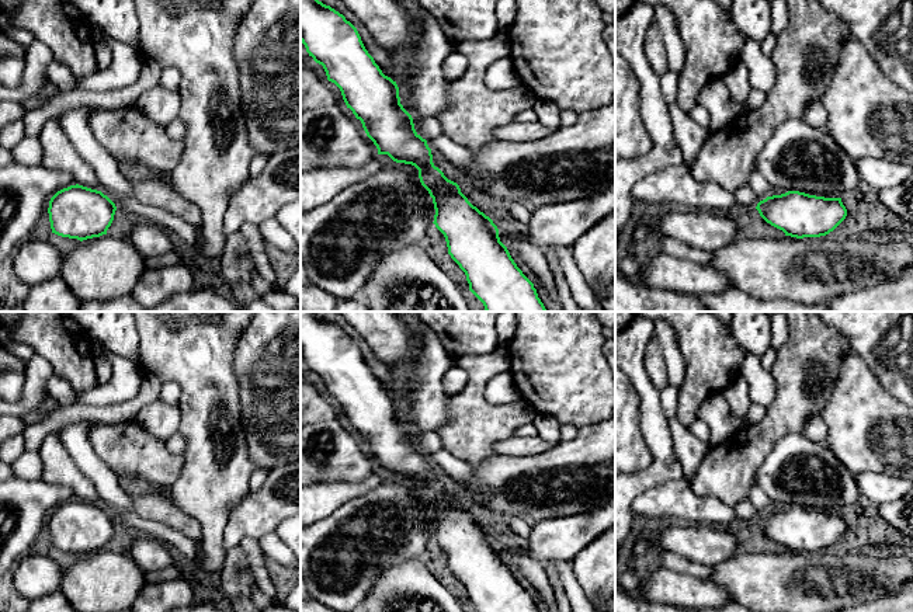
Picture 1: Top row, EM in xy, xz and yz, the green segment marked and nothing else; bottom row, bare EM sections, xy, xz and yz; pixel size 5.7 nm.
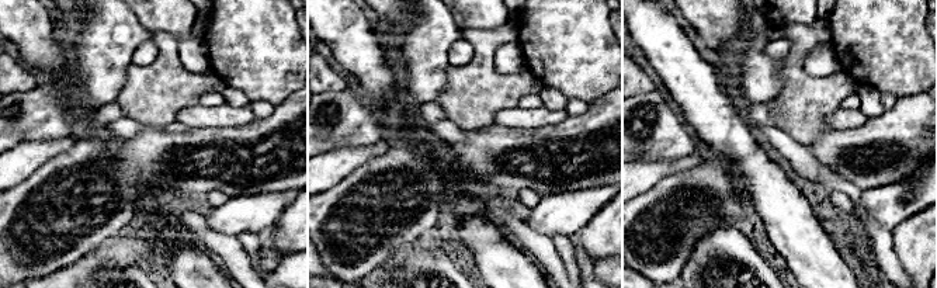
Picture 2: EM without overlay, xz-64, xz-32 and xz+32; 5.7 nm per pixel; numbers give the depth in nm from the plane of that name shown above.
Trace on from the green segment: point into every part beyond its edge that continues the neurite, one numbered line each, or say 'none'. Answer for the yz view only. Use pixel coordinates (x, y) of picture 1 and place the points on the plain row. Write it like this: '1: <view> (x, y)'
none

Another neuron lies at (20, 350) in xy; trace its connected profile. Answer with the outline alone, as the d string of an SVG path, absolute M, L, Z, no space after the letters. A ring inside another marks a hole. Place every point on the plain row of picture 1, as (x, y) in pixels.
M14 340L6 344L6 348L11 355L25 362L28 362L35 355L35 350L31 345Z

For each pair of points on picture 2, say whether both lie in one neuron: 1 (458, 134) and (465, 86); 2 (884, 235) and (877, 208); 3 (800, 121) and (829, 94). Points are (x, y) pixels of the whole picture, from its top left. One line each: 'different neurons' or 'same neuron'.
1: different neurons
2: different neurons
3: same neuron

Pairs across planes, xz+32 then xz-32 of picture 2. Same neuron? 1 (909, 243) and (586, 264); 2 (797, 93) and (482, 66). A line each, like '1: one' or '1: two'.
1: two
2: one

